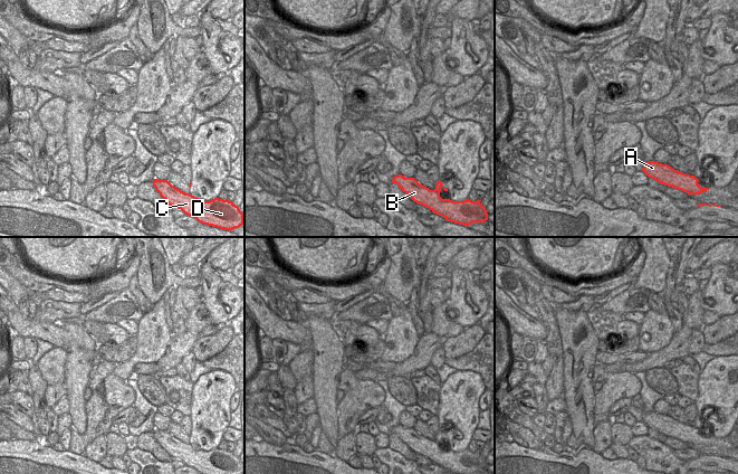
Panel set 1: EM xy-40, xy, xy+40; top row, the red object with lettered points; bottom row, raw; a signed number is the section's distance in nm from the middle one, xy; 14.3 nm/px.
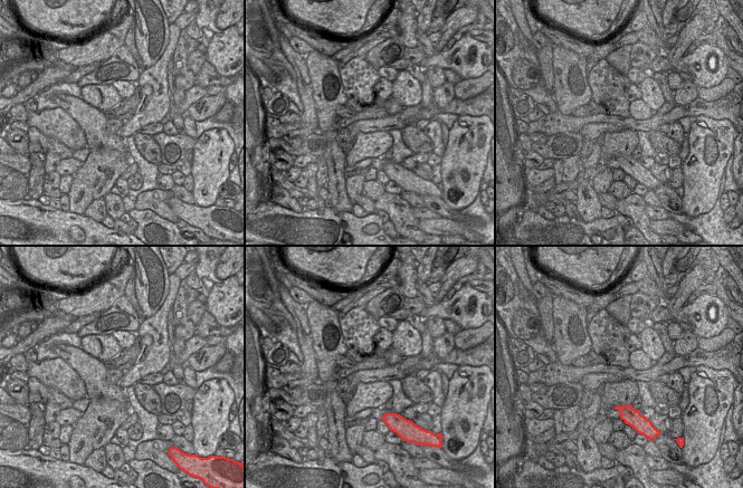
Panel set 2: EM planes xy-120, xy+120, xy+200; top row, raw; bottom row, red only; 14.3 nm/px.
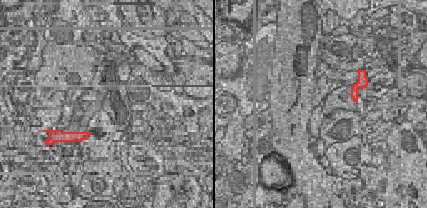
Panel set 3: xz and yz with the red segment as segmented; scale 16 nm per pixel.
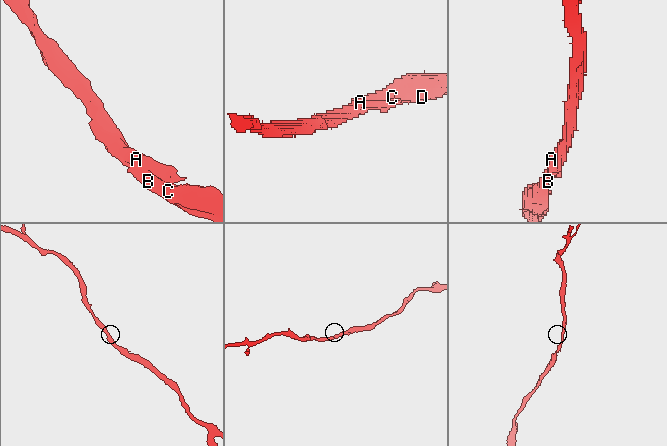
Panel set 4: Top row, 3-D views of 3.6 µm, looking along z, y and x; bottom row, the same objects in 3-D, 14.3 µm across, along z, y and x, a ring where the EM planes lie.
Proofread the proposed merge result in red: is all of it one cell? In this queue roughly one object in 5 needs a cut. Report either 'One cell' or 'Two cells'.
One cell.

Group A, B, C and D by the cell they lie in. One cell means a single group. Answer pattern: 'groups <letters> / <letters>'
groups A B C D

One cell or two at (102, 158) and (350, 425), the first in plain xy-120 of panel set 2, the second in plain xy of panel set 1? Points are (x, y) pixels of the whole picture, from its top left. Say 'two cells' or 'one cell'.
one cell

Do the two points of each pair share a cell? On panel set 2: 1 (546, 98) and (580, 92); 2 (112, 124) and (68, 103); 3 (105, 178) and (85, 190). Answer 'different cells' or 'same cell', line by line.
1: different cells
2: different cells
3: same cell

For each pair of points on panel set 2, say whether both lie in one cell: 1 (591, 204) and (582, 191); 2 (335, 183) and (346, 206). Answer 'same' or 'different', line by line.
1: same
2: same

